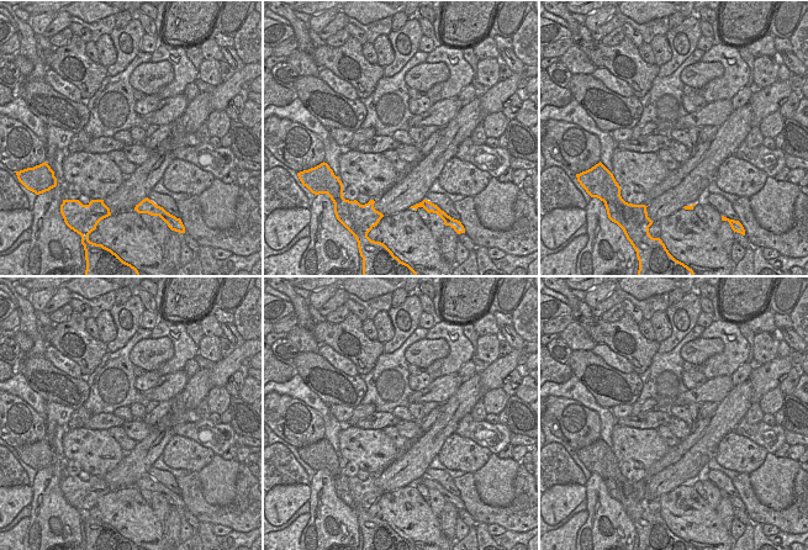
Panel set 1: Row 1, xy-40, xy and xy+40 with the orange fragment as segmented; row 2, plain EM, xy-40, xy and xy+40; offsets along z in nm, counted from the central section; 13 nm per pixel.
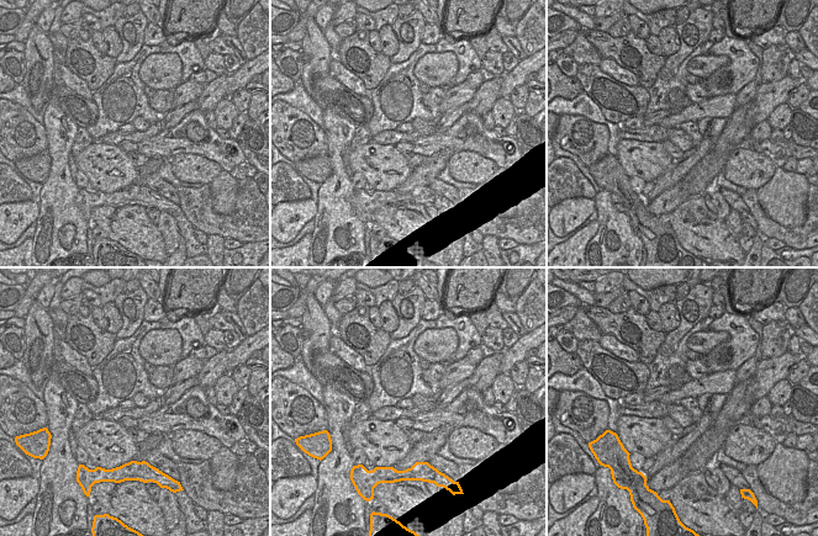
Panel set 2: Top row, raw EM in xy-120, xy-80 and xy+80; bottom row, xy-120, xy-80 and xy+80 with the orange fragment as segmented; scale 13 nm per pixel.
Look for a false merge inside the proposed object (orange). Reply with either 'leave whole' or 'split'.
split

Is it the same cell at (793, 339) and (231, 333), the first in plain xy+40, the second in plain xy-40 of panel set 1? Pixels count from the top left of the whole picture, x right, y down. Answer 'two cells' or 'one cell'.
one cell

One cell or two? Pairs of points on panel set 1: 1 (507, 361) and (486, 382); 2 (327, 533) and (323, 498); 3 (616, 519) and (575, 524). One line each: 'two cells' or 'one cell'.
1: one cell
2: one cell
3: two cells

